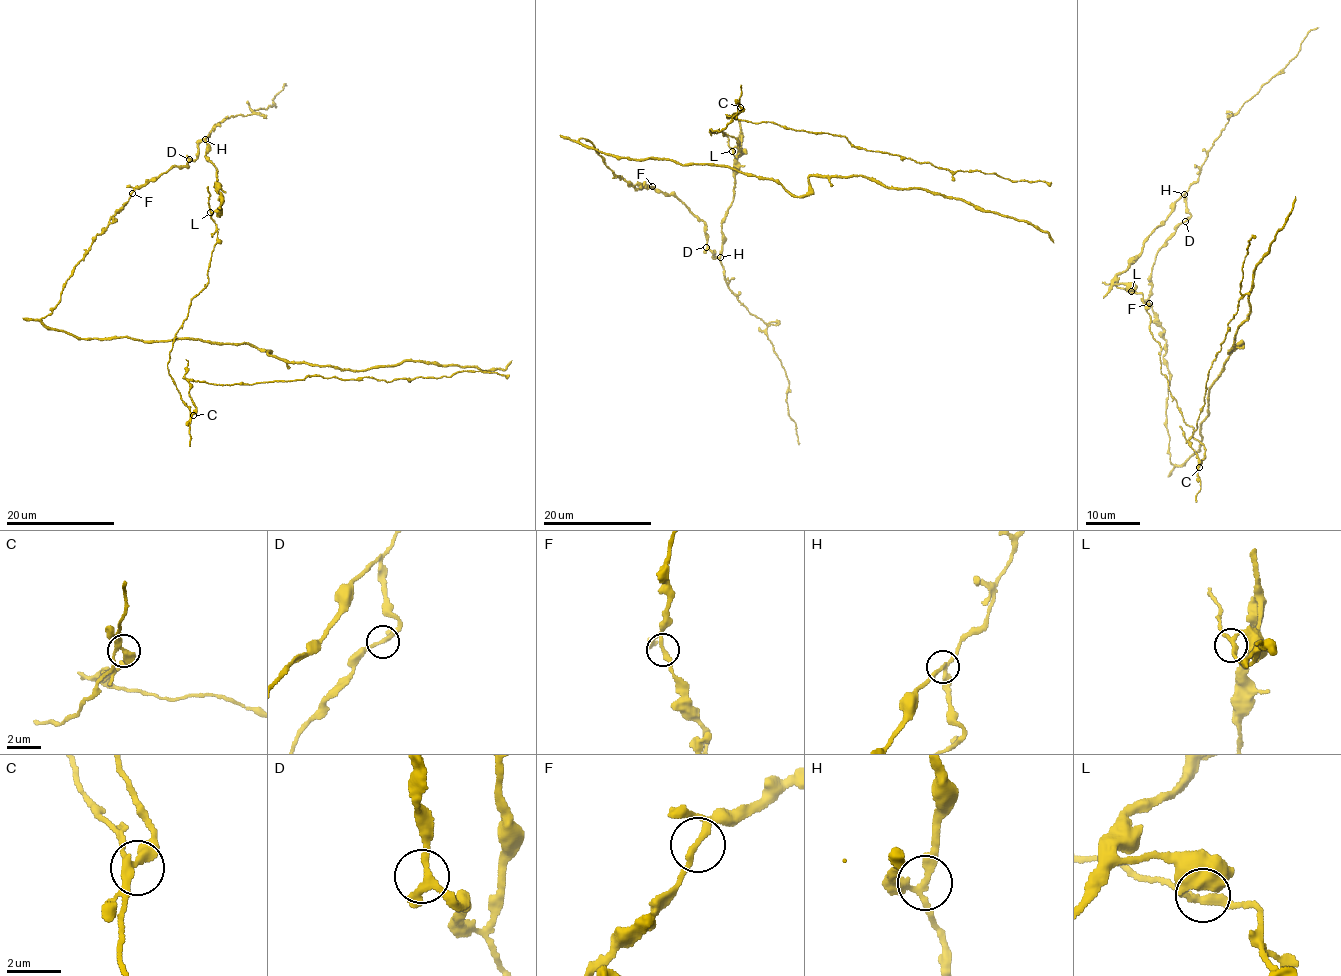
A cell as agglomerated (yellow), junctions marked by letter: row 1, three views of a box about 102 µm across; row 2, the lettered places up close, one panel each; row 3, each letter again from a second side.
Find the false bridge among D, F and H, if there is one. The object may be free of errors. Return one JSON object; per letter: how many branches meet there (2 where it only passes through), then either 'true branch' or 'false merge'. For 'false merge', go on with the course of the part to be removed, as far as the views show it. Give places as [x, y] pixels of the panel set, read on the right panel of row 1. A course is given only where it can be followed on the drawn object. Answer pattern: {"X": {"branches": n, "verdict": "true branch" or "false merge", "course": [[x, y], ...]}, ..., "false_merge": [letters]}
{"D": {"branches": 3, "verdict": "true branch"}, "F": {"branches": 3, "verdict": "true branch"}, "H": {"branches": 3, "verdict": "false merge", "course": [[1184, 194], [1117, 282], [1143, 295], [1168, 391], [1205, 449], [1198, 467], [1191, 437], [1255, 238]]}, "false_merge": ["H"]}

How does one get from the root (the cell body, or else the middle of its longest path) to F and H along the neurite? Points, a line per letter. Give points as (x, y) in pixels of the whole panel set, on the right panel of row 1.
F: (1185, 222), (1180, 224), (1156, 255), (1150, 275), (1149, 303)
H: (1185, 222), (1190, 216), (1184, 194)

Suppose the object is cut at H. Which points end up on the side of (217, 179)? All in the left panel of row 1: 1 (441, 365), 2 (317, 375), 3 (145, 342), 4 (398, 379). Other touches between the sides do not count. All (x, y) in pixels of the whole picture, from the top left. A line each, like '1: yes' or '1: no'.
1: no
2: yes
3: no
4: yes

